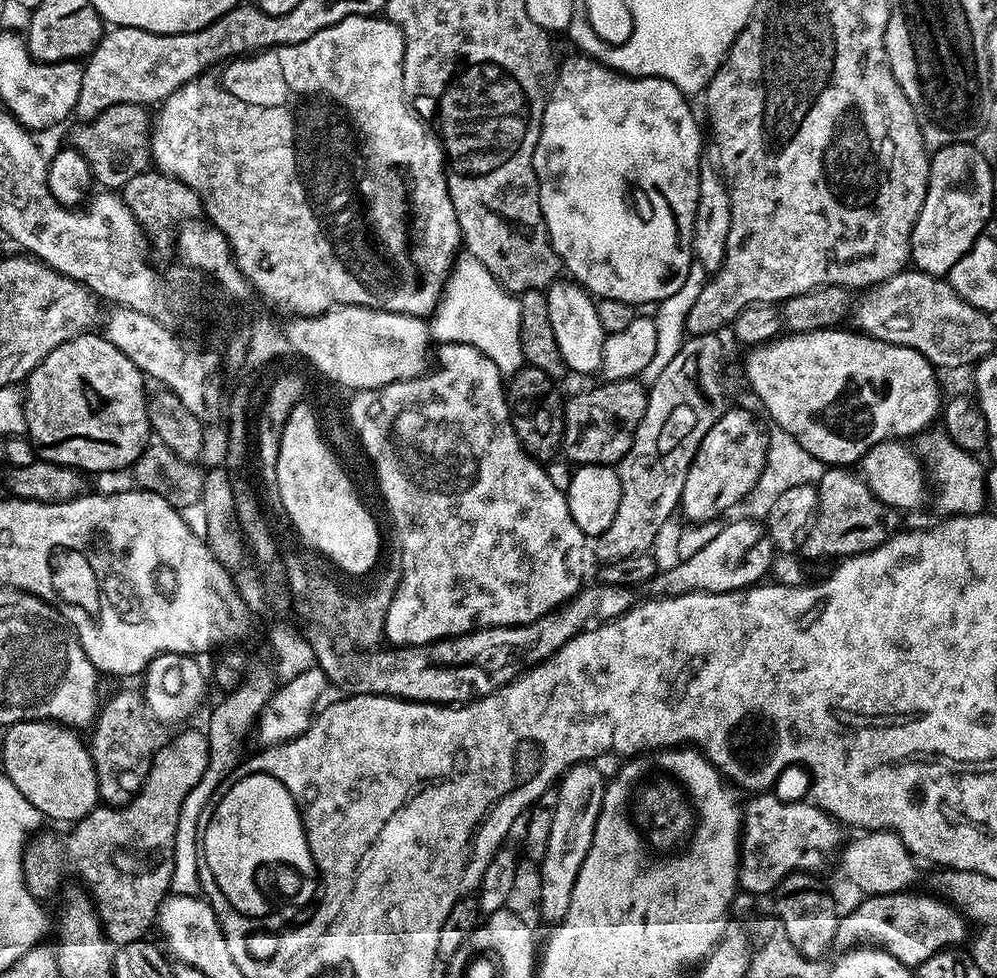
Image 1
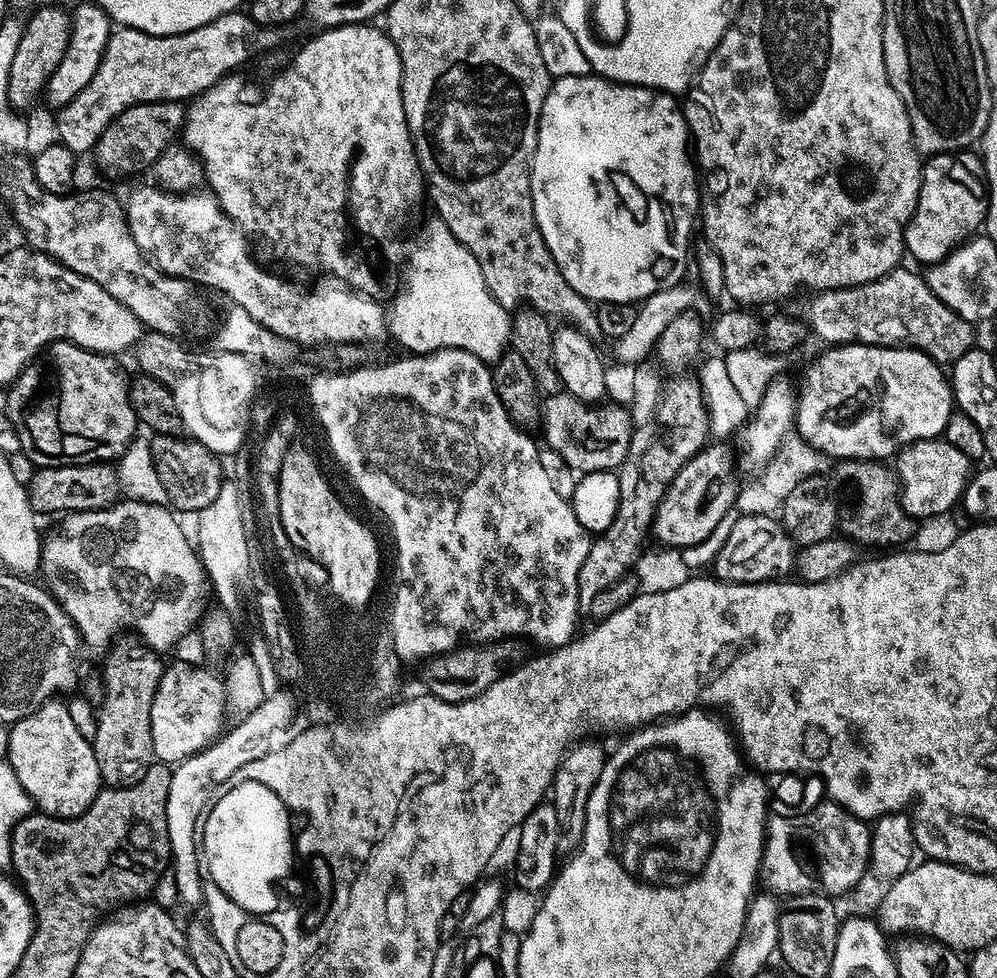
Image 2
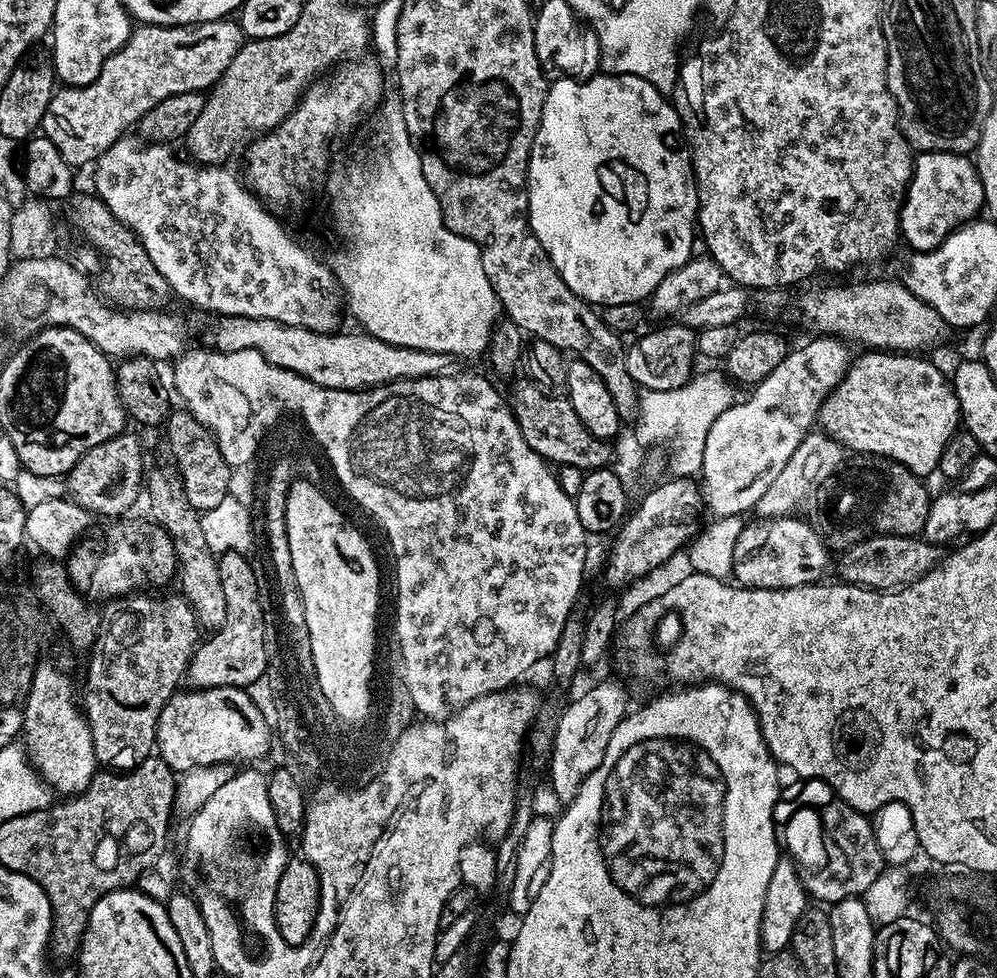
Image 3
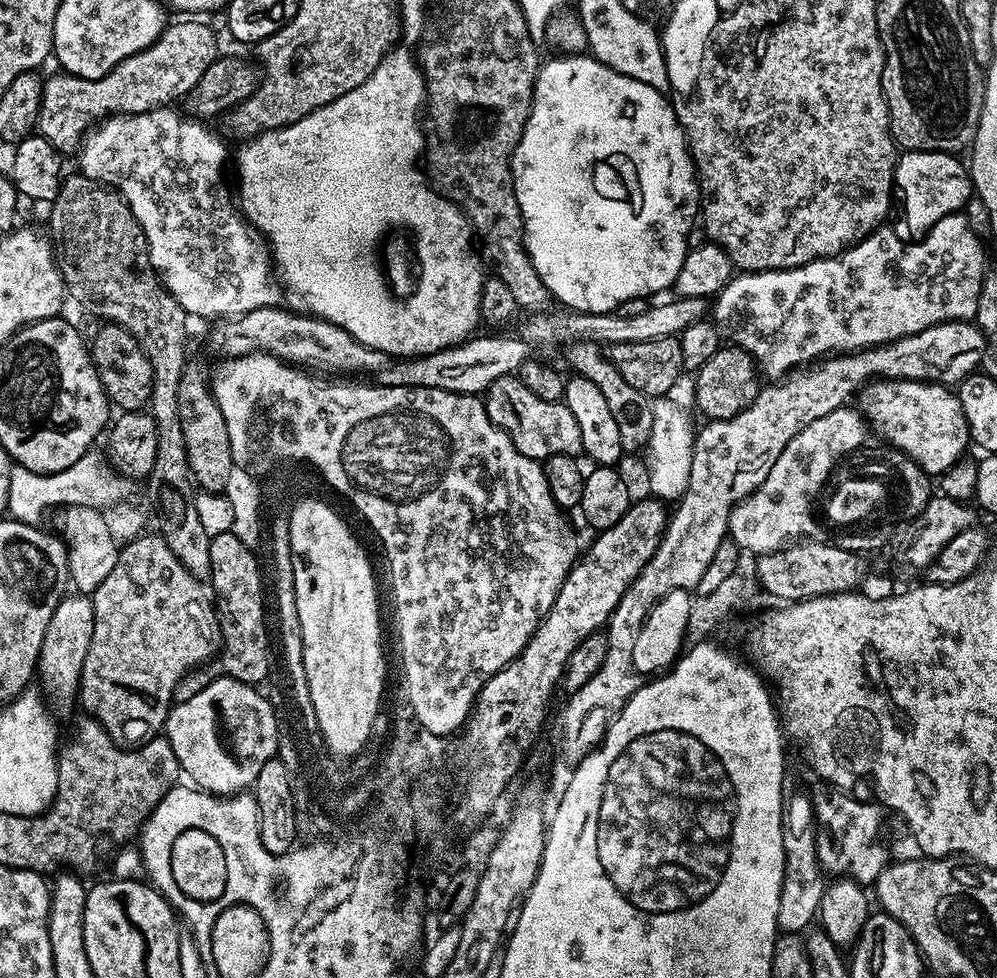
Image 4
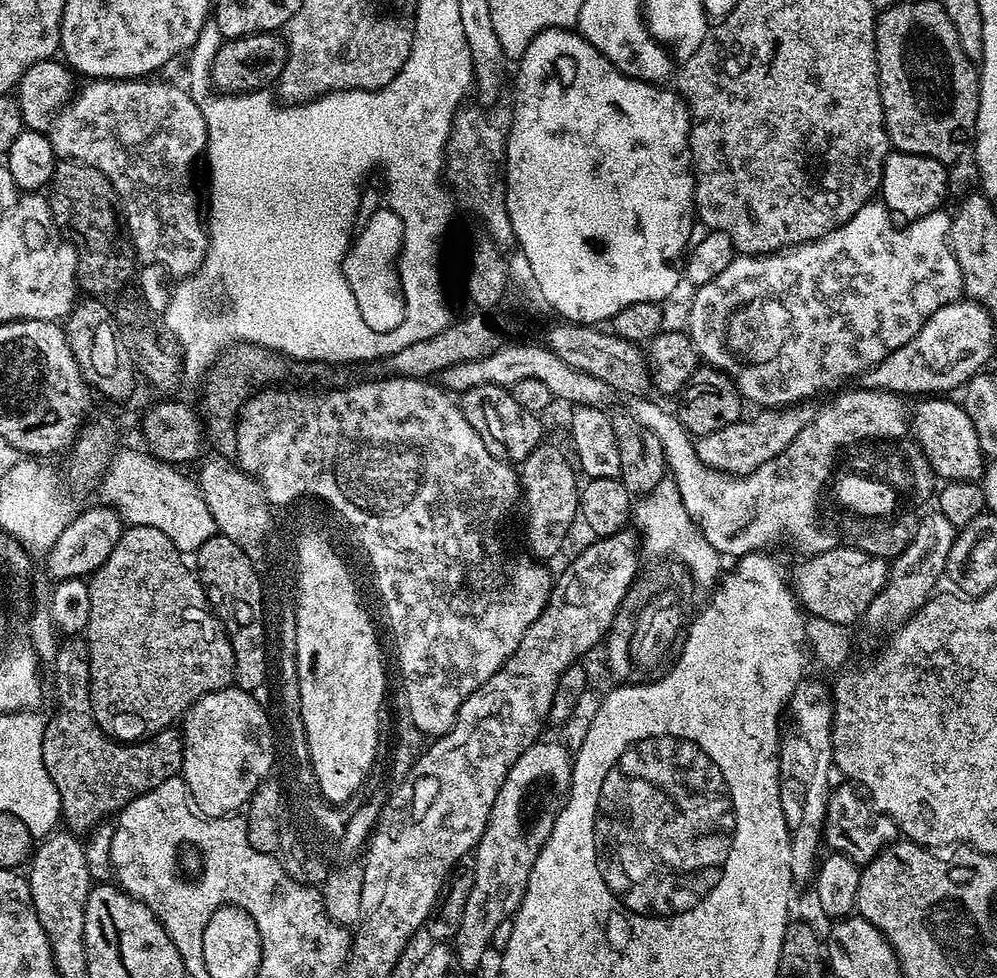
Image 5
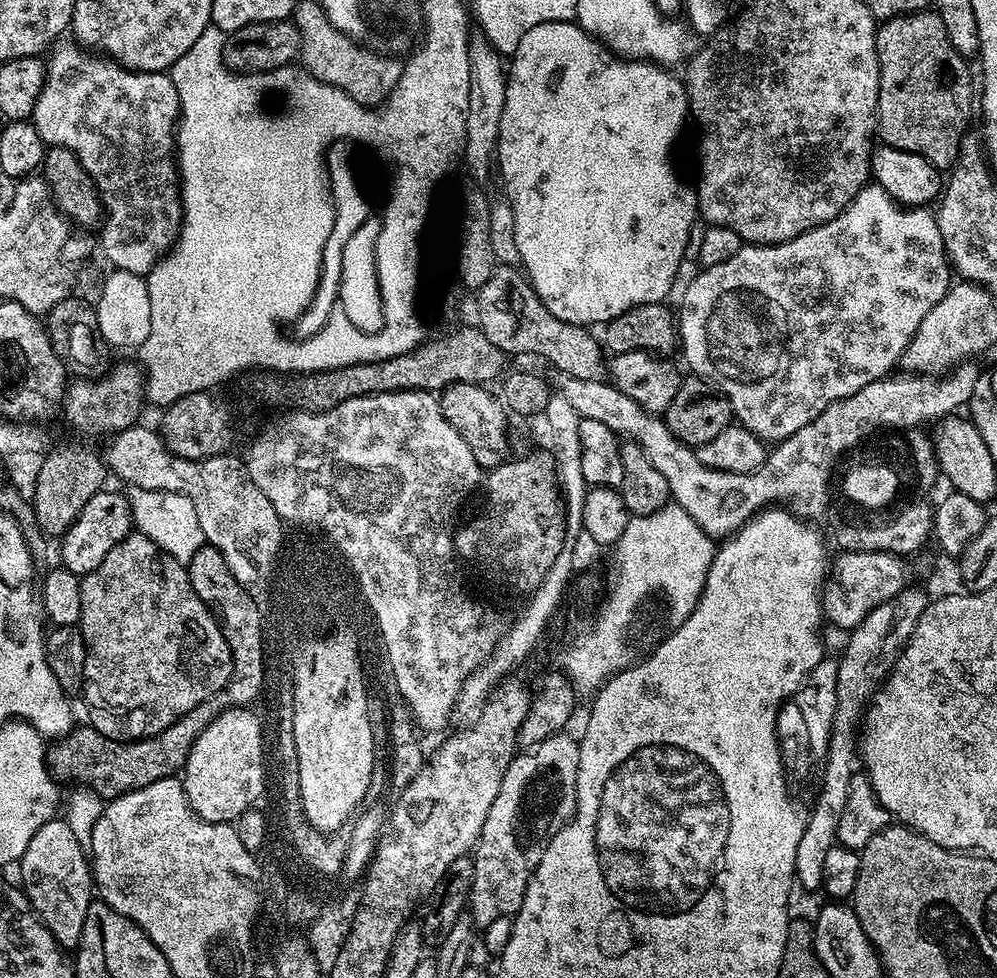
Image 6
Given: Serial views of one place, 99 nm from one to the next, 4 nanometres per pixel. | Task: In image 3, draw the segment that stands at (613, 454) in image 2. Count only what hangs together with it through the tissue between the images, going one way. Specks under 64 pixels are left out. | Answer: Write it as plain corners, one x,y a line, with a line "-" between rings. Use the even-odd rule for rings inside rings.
527,378
515,381
510,395
512,417
518,422
518,430
522,430
522,438
526,438
529,446
553,465
578,466
585,470
595,470
605,467
612,456
612,450
607,440
599,440
574,414
574,406
567,398
550,396
547,392
533,384

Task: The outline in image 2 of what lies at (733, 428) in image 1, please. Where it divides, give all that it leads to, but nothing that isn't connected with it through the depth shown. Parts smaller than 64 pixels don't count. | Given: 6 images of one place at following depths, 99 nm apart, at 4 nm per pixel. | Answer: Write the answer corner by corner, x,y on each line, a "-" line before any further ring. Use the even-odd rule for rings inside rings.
714,442
709,443
700,449
695,456
692,456
688,462
680,470
677,476
669,484
669,488
665,491
664,497
657,504
656,513
653,516
650,536
656,539
657,545
665,548
676,548
681,550
689,550
695,544
700,544
703,540
708,540
712,536
712,531
723,522
727,521
728,508
730,509
736,503
736,495
738,484
732,481
732,464
734,468
734,452
727,448
727,443

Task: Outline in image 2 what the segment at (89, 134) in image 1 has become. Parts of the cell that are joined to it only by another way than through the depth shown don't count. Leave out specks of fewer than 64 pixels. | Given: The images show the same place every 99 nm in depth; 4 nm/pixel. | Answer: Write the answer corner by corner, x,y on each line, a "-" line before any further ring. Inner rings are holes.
159,100
149,104
135,104
118,114
102,130
94,149
96,164
112,176
115,172
140,172
151,169
152,163
181,135
186,108
178,100

